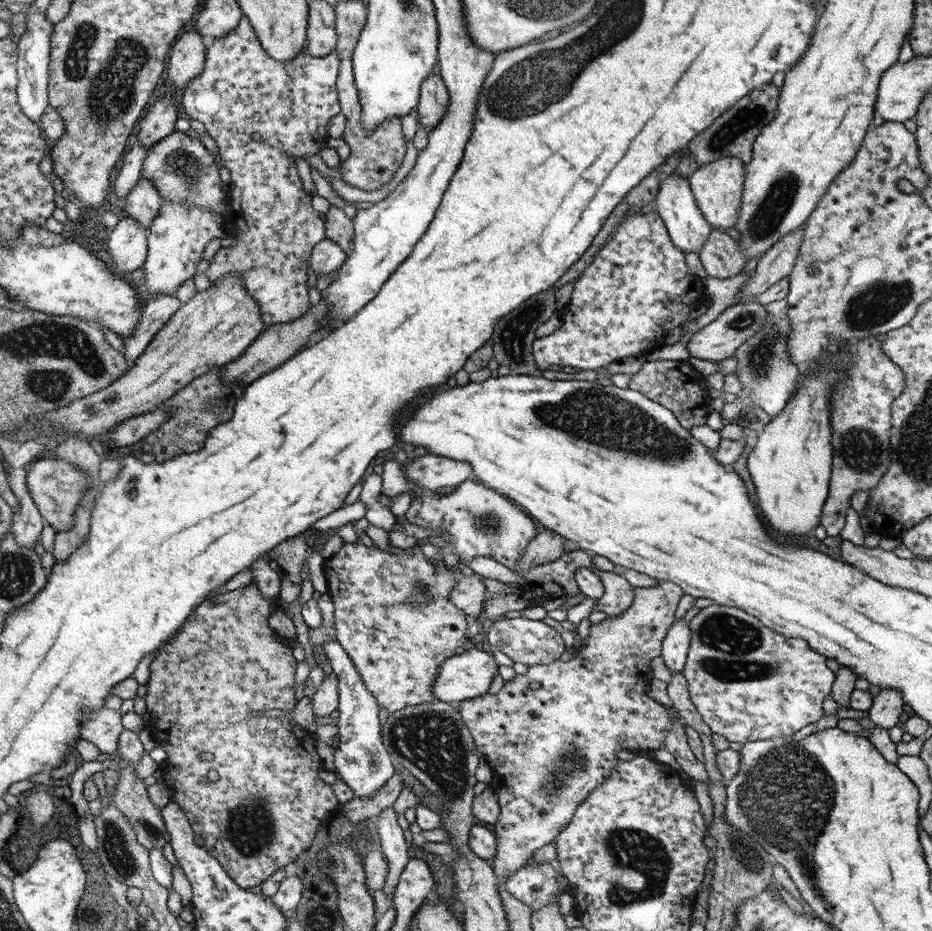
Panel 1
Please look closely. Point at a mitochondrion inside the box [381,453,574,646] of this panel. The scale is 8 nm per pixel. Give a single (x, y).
(486, 521)

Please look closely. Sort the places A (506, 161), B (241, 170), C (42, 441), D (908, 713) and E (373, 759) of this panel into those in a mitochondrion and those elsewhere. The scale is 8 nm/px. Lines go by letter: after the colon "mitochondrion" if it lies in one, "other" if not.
A: other
B: other
C: other
D: other
E: mitochondrion

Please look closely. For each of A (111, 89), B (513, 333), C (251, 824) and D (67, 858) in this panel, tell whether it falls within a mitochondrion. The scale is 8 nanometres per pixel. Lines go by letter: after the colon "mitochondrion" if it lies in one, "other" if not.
A: mitochondrion
B: mitochondrion
C: mitochondrion
D: other

